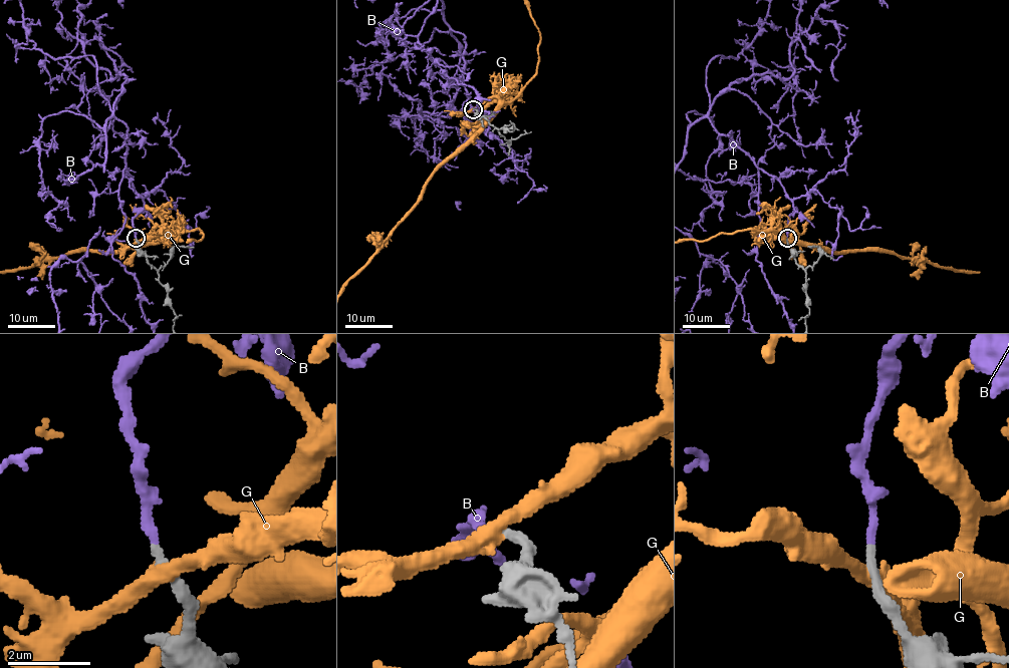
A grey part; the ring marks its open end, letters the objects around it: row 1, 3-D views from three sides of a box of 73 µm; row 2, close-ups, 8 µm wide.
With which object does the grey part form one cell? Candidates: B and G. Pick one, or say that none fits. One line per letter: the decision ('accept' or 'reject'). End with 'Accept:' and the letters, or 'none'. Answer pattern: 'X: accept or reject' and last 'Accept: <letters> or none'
B: accept
G: reject
Accept: B

